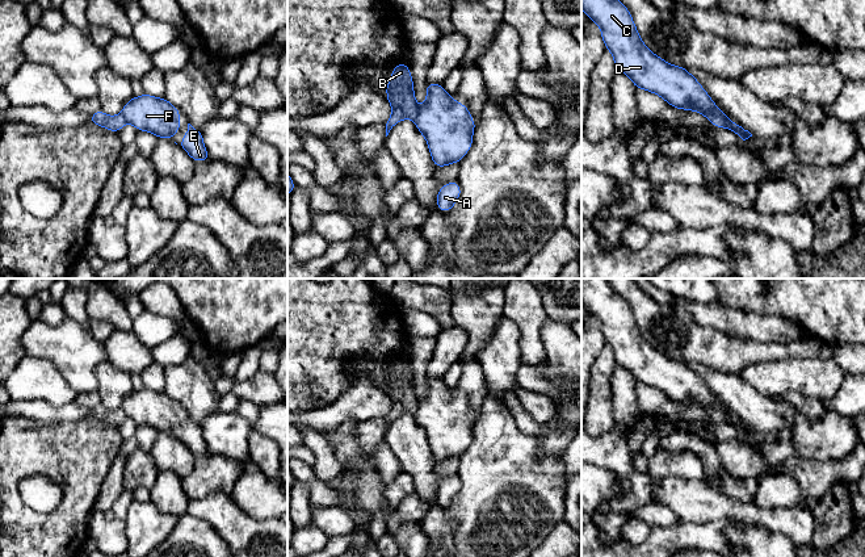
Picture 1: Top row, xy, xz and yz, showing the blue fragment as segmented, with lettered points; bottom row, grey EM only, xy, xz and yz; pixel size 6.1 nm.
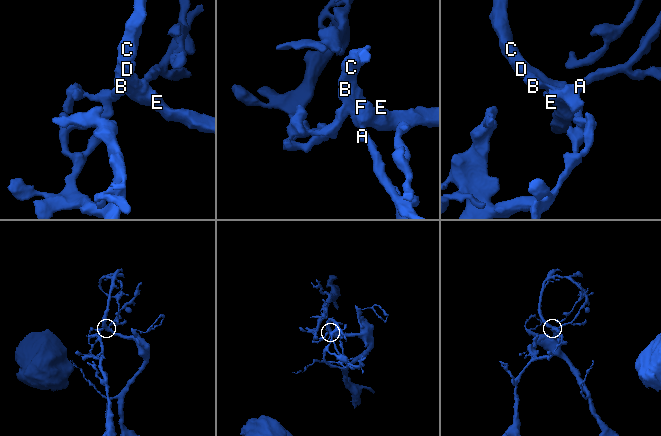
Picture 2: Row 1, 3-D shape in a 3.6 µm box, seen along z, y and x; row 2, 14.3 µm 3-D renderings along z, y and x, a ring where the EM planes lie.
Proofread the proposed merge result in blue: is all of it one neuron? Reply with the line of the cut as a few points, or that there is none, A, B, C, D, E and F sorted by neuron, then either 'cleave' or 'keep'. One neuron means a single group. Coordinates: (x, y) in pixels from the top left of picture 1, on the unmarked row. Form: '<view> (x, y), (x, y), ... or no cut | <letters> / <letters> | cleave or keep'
yz (683, 402), (697, 400), (717, 407), (730, 422) | A C D E F / B | cleave

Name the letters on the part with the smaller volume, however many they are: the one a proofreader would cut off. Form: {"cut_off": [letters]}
{"cut_off": ["B"]}

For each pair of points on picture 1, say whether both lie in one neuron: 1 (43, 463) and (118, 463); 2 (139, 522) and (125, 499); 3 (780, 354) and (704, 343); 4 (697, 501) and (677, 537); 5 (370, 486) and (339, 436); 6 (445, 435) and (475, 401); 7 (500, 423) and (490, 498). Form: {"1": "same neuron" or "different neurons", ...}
{"1": "different neurons", "2": "different neurons", "3": "same neuron", "4": "different neurons", "5": "same neuron", "6": "same neuron", "7": "same neuron"}

